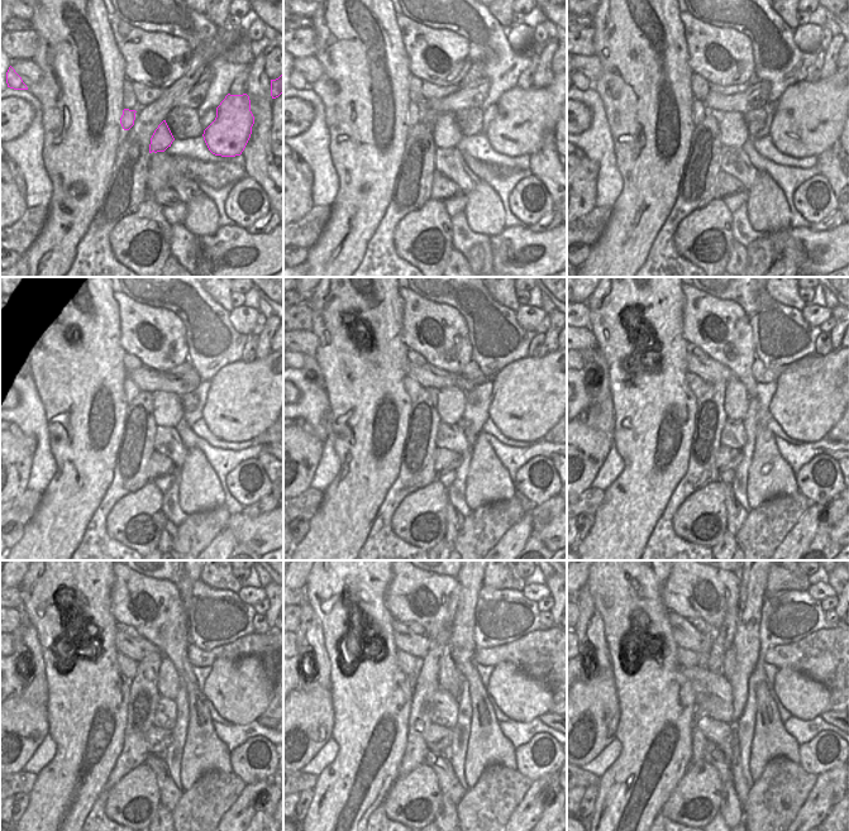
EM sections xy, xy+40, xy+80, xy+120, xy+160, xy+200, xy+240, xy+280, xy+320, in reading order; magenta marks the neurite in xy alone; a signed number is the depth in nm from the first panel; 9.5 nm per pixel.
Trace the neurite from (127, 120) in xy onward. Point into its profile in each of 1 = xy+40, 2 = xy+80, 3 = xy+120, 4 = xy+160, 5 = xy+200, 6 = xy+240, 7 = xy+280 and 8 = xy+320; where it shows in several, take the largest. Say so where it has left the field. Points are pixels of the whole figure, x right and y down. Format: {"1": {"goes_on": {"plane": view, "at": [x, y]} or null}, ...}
{"1": {"goes_on": {"plane": "xy+40", "at": [414, 114]}}, "2": {"goes_on": {"plane": "xy+80", "at": [699, 109]}}, "3": {"goes_on": {"plane": "xy+120", "at": [130, 390]}}, "4": {"goes_on": {"plane": "xy+160", "at": [413, 388]}}, "5": {"goes_on": {"plane": "xy+200", "at": [699, 386]}}, "6": {"goes_on": {"plane": "xy+240", "at": [128, 667]}}, "7": {"goes_on": {"plane": "xy+280", "at": [410, 665]}}, "8": {"goes_on": {"plane": "xy+320", "at": [686, 658]}}}

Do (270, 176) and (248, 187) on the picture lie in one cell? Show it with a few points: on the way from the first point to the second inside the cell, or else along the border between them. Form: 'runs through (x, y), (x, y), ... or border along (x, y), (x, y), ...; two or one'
border along (246, 175), (252, 177), (262, 189), (270, 208); two

